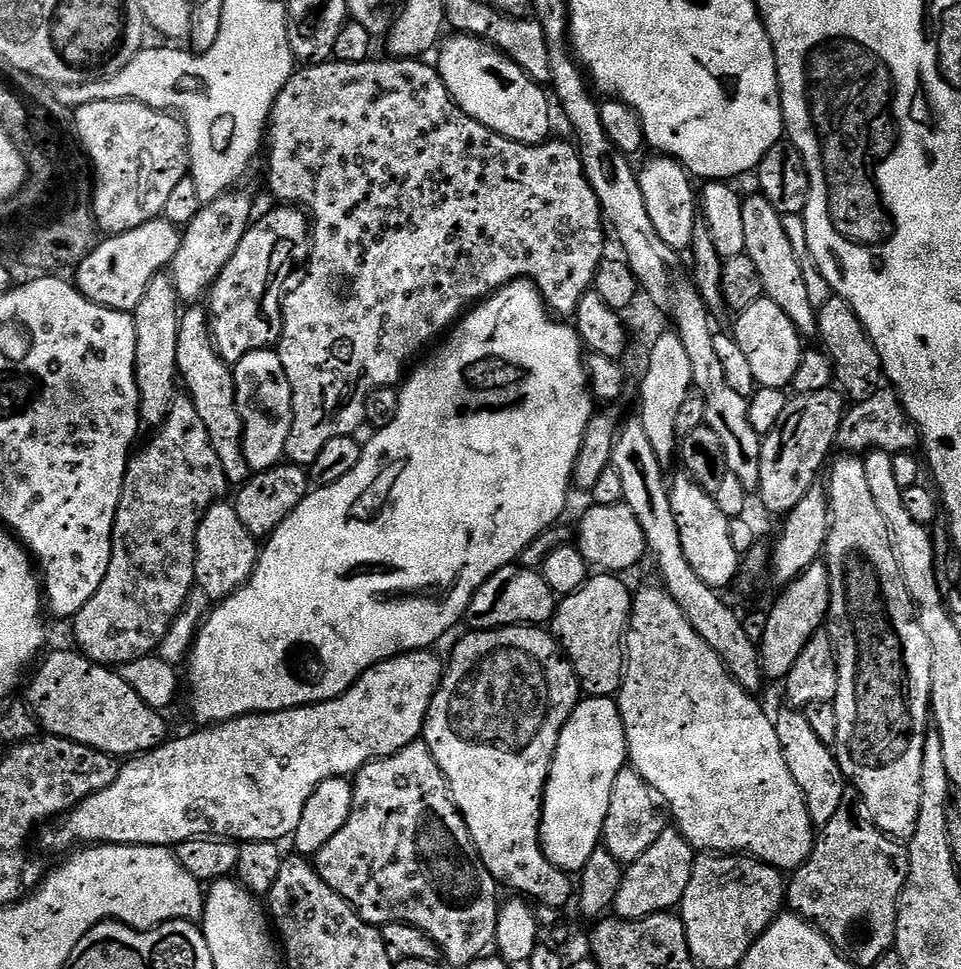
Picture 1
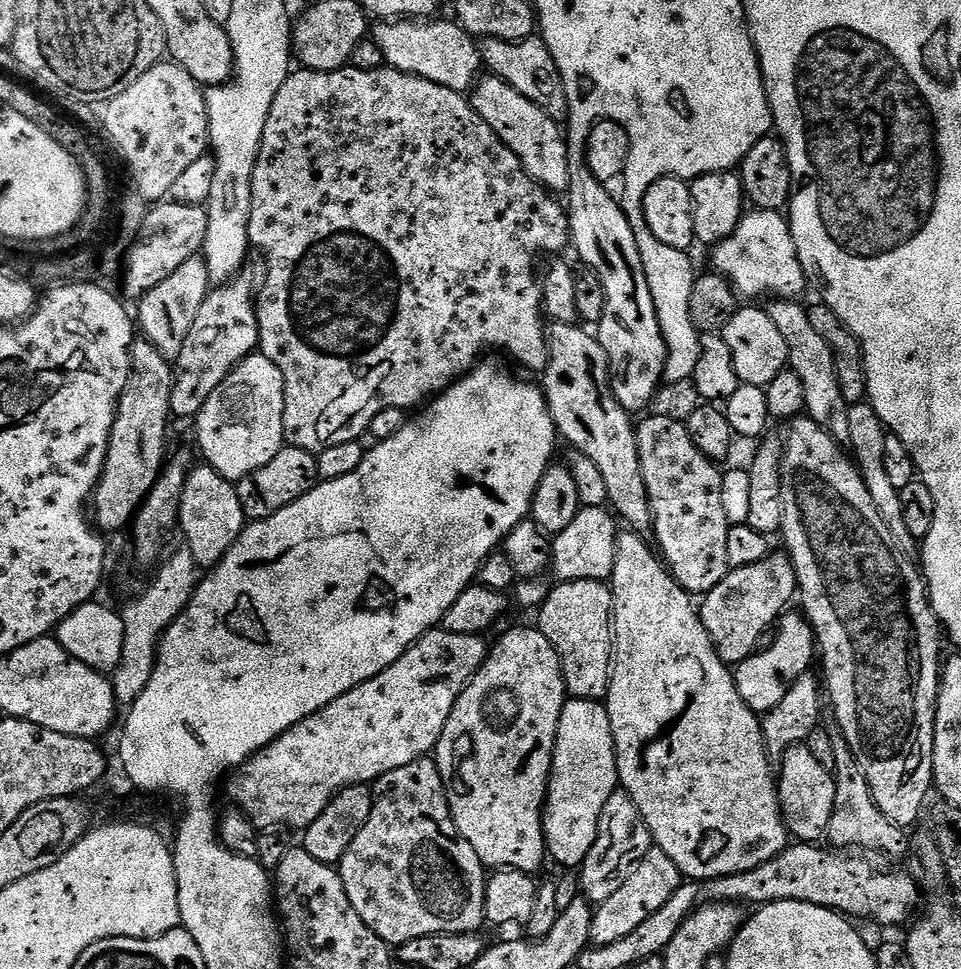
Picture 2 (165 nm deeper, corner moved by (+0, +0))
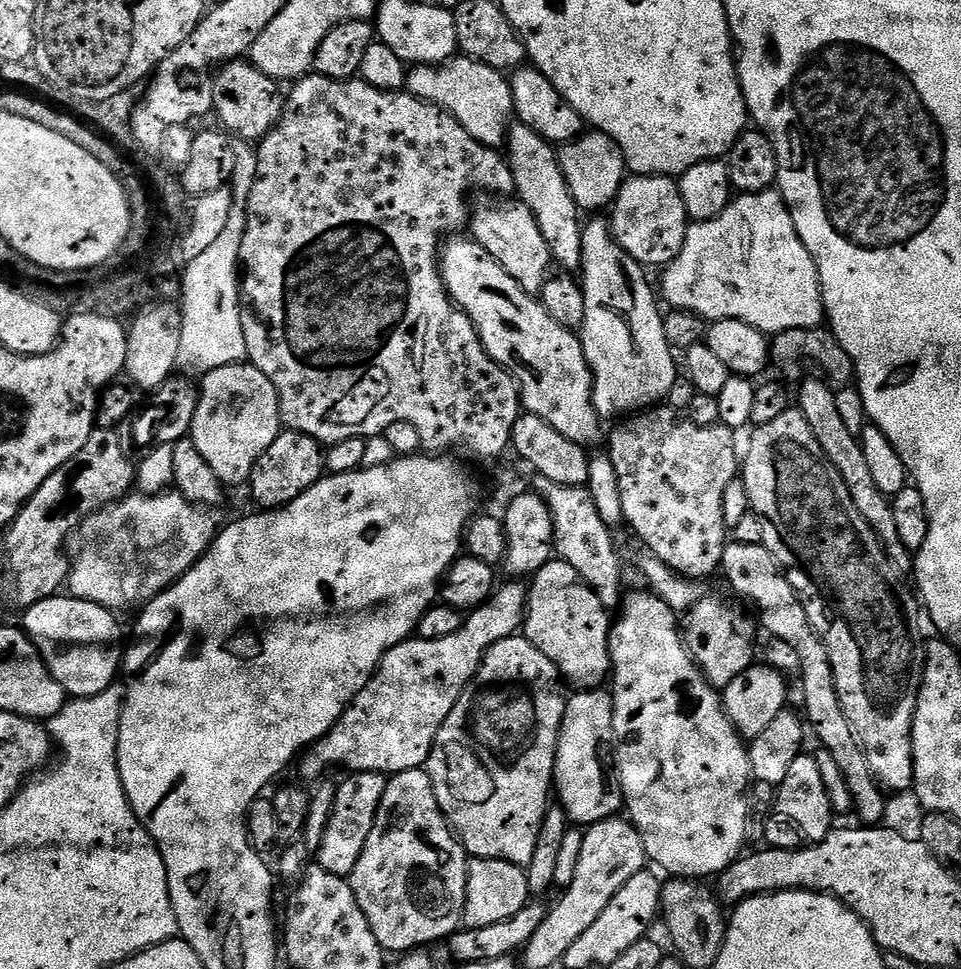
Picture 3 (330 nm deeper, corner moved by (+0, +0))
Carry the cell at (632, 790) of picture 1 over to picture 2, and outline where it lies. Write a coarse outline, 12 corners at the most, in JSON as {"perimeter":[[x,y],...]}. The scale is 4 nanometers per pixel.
{"perimeter":[[628,793],[602,806],[598,838],[578,869],[585,900],[618,894],[652,849]]}

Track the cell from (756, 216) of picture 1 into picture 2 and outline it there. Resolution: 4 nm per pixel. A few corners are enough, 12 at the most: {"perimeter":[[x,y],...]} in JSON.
{"perimeter":[[776,298],[766,310],[806,394],[807,419],[841,446],[850,406],[836,359],[805,305]]}

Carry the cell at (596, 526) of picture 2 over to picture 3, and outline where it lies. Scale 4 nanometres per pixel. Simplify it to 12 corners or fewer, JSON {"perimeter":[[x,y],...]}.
{"perimeter":[[501,583],[450,638],[409,638],[299,761],[424,768],[528,588]]}

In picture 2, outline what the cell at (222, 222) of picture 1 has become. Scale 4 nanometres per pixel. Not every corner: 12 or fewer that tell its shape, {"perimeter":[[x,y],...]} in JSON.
{"perimeter":[[191,256],[139,297],[143,339],[175,358],[210,291]]}

